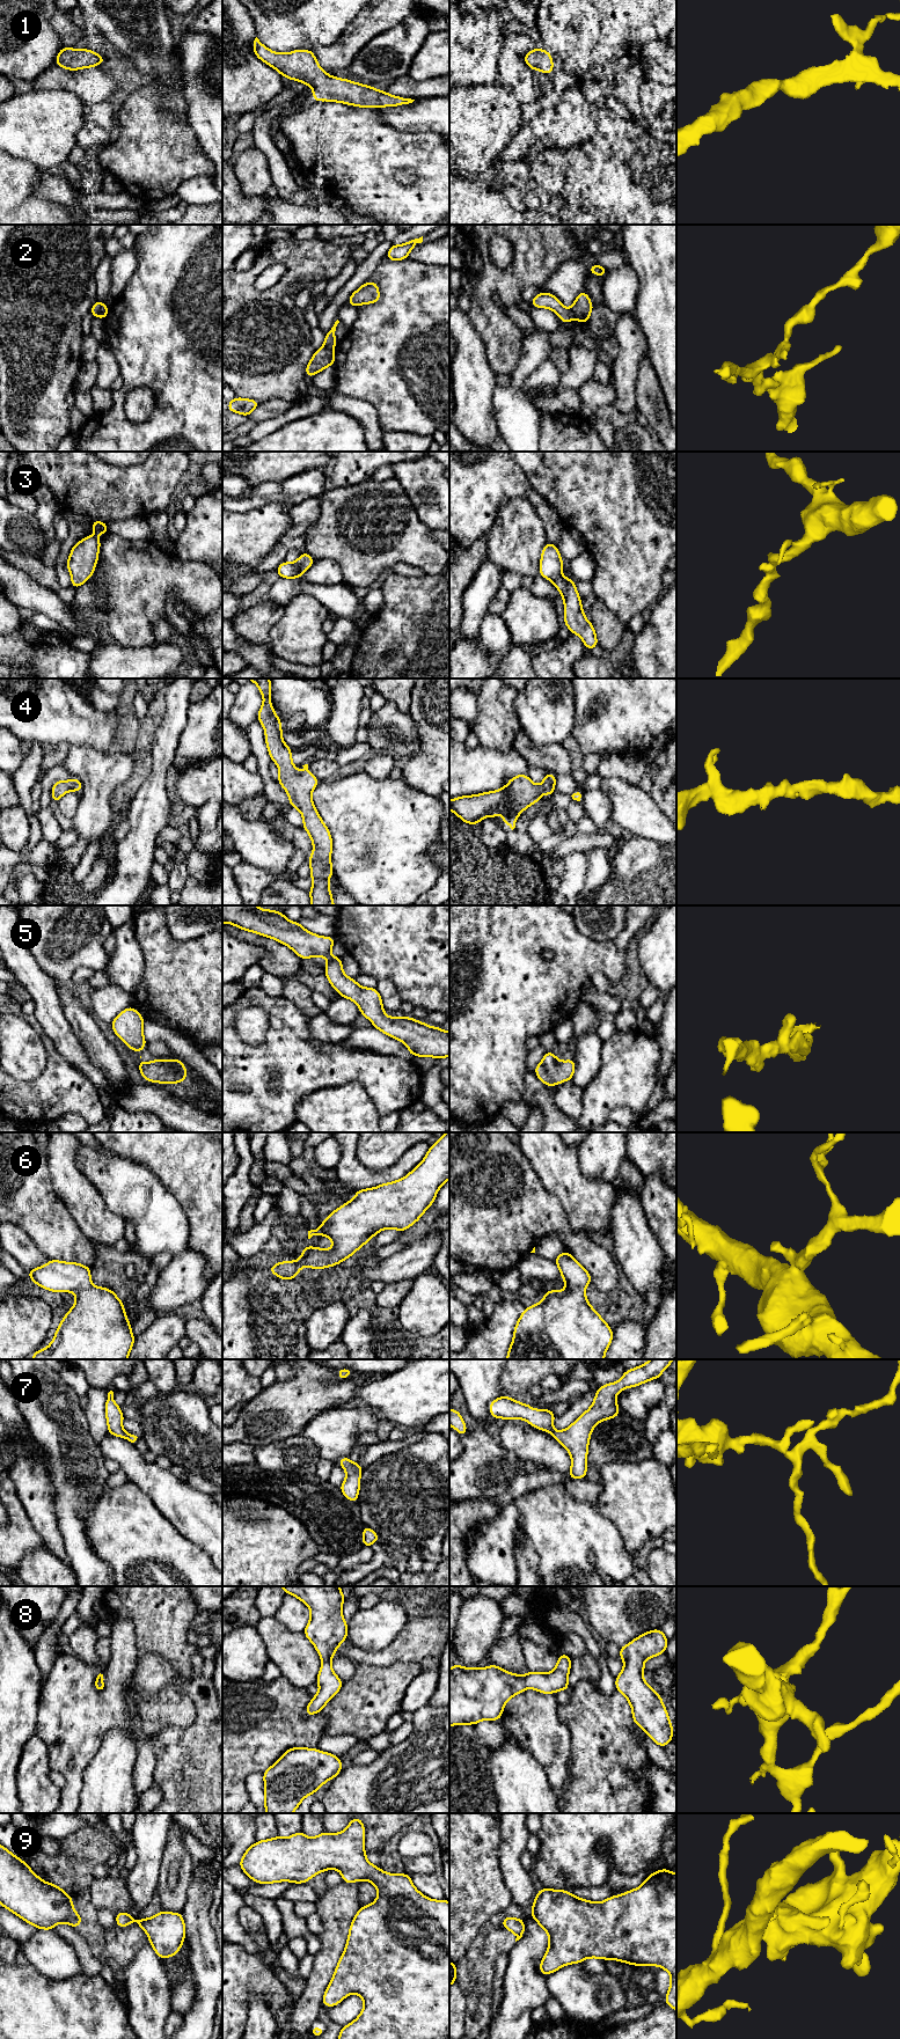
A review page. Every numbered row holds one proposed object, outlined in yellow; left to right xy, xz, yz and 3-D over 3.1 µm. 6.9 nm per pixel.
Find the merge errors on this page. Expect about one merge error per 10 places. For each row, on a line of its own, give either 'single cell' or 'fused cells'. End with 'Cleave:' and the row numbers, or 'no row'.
1: single cell
2: fused cells
3: single cell
4: single cell
5: single cell
6: single cell
7: single cell
8: single cell
9: single cell
Cleave: 2

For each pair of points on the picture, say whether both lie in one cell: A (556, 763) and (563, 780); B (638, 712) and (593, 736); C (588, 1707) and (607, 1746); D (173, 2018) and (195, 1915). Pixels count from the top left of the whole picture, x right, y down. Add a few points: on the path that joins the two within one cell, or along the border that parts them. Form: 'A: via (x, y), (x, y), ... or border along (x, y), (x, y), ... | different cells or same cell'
A: border along (571, 774), (561, 774), (556, 777) | different cells
B: via (627, 712), (621, 716), (614, 716), (605, 725) | same cell
C: via (591, 1716), (600, 1725), (601, 1737) | same cell
D: border along (183, 2017), (183, 2023), (180, 2026) | different cells

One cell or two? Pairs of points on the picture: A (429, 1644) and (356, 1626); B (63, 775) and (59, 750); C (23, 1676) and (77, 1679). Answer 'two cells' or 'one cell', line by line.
A: two cells
B: two cells
C: two cells

